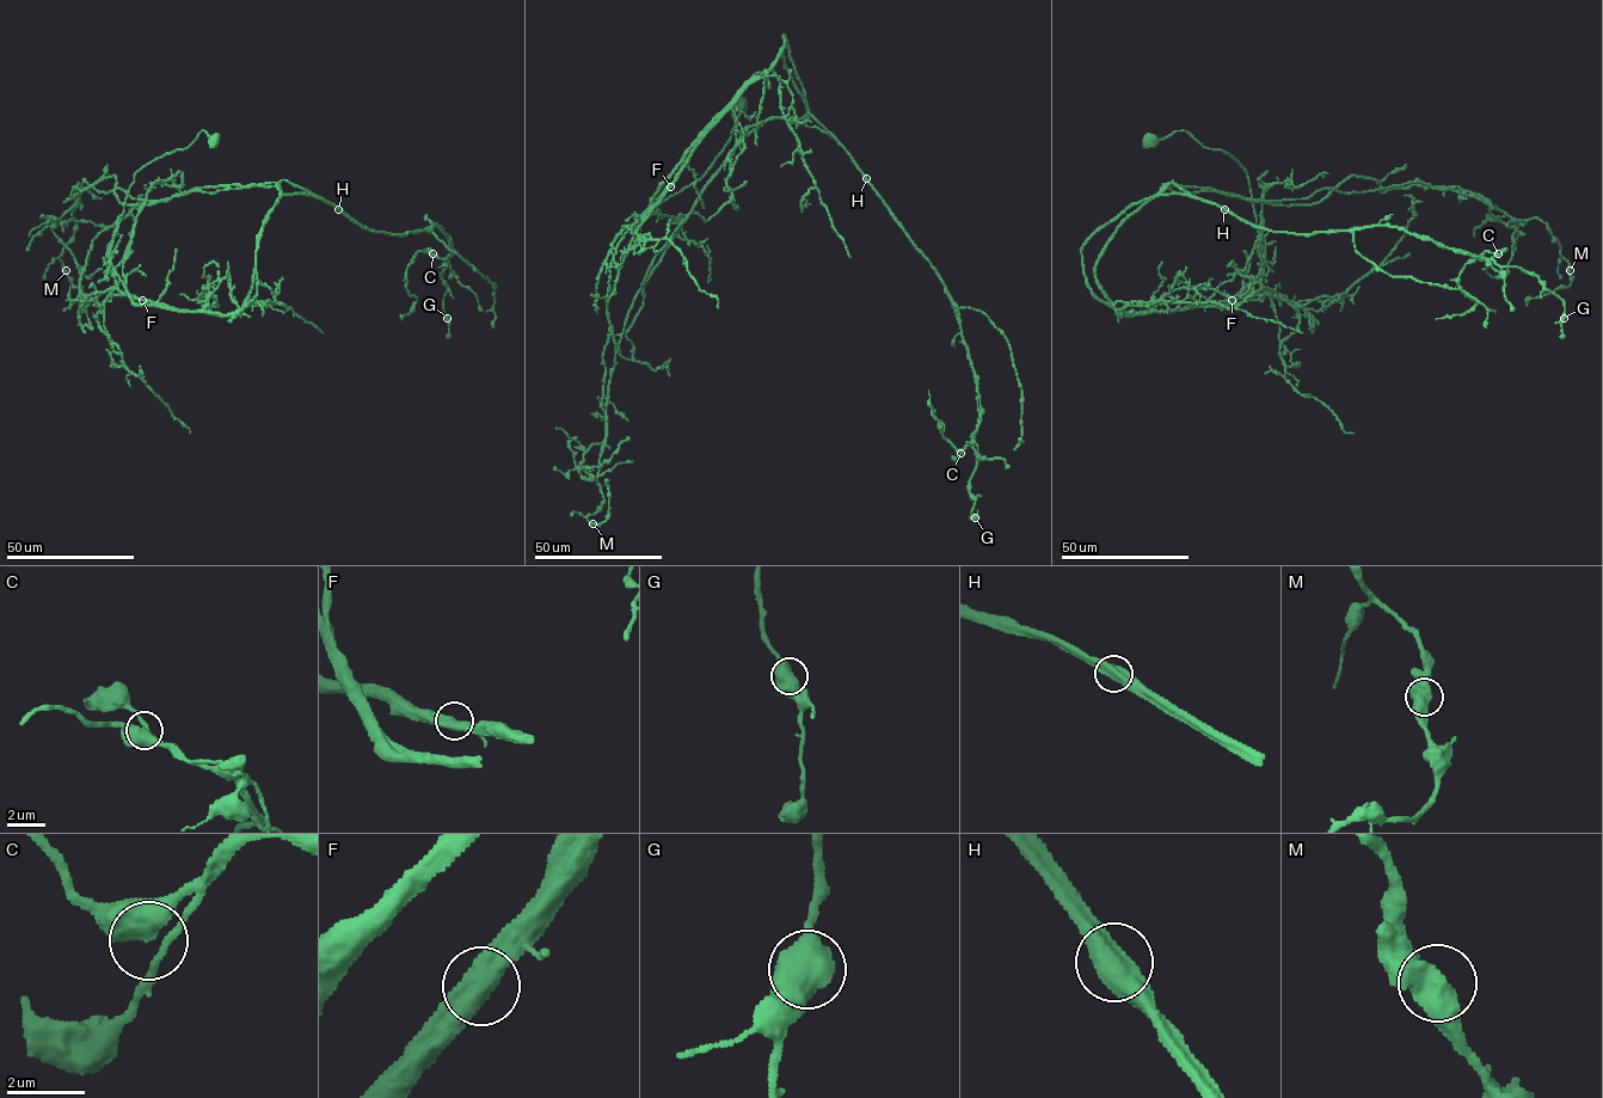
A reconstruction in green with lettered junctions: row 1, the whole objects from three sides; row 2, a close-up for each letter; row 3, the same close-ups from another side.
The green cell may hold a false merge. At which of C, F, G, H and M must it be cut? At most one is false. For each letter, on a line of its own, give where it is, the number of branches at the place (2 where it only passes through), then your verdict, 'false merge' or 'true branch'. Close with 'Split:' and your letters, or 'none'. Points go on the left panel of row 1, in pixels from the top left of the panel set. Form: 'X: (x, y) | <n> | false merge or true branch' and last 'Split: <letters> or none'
C: (433, 253) | 2 | true branch
F: (142, 300) | 2 | true branch
G: (447, 318) | 2 | true branch
H: (338, 209) | 2 | false merge
M: (66, 270) | 2 | true branch
Split: H

